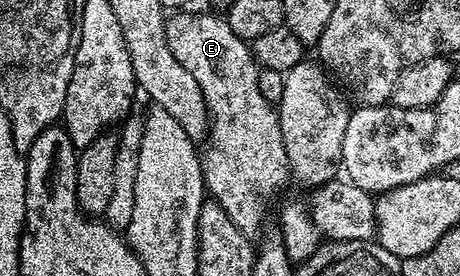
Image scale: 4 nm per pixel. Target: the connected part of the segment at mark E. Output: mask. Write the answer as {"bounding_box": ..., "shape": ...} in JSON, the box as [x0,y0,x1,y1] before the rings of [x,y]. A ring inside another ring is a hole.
{"bounding_box":[164,16,290,238],"shape":[[[180,16],[177,20],[169,19],[164,25],[164,33],[166,34],[166,42],[170,46],[170,54],[174,54],[174,58],[178,58],[178,62],[182,62],[182,66],[186,66],[186,70],[190,70],[190,74],[194,74],[194,82],[198,82],[198,86],[204,95],[204,101],[208,107],[208,115],[210,117],[210,141],[212,140],[212,148],[203,149],[202,161],[204,170],[204,187],[207,195],[211,197],[215,203],[222,206],[222,210],[226,210],[226,214],[234,226],[238,226],[238,230],[242,230],[244,235],[252,238],[255,232],[259,230],[260,223],[264,220],[264,200],[268,200],[271,196],[276,196],[284,187],[290,183],[290,171],[287,160],[286,150],[284,149],[282,130],[280,129],[280,113],[270,102],[266,102],[266,98],[262,98],[262,90],[258,88],[258,74],[260,68],[257,65],[256,58],[252,54],[249,41],[238,38],[238,34],[234,34],[234,30],[230,30],[227,19],[216,16]]]}

